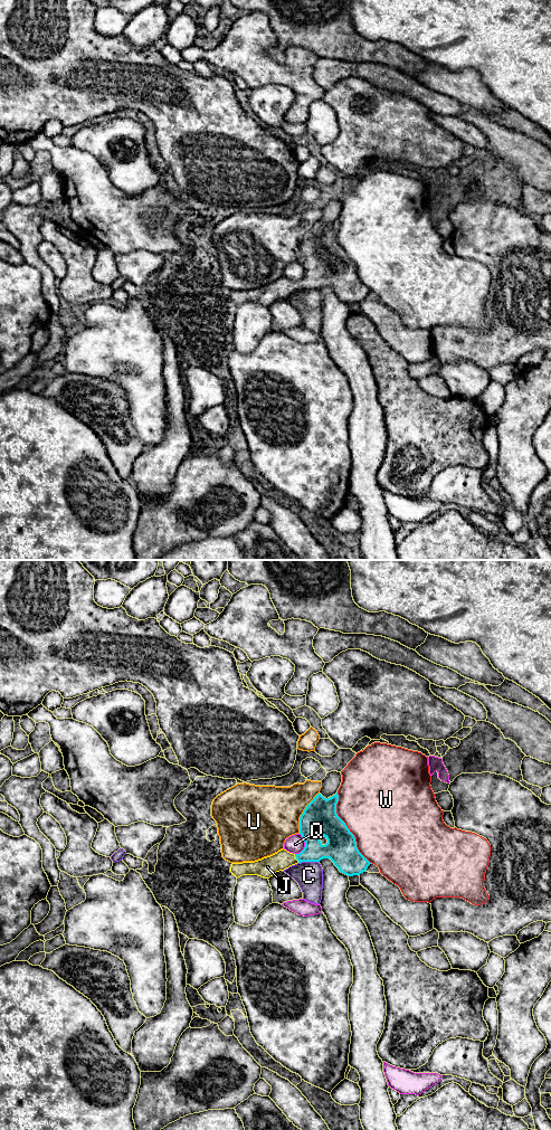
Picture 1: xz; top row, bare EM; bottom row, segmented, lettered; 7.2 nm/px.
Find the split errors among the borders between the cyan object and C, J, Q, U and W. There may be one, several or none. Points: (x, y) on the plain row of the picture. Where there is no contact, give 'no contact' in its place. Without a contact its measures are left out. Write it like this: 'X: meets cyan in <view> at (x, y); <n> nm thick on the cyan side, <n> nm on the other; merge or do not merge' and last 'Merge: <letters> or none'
C: meets cyan in xz at (307, 288); 220 nm thick on the cyan side, 200 nm on the other; do not merge
J: meets cyan in xz at (296, 286); 180 nm thick on the cyan side, 140 nm on the other; merge
Q: meets cyan in xz at (305, 273); 260 nm thick on the cyan side, 140 nm on the other; do not merge
U: meets cyan in xz at (303, 240); 260 nm thick on the cyan side, 420 nm on the other; do not merge
W: meets cyan in xz at (348, 256); 260 nm thick on the cyan side, 500 nm on the other; do not merge
Merge: J

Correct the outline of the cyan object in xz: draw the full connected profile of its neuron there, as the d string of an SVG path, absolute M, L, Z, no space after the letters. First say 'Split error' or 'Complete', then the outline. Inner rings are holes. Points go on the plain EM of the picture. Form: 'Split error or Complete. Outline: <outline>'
Split error. Outline: M338 220L327 227L317 221L306 234L300 245L300 262L305 269L305 275L300 282L293 282L283 276L270 284L255 289L232 291L230 295L232 303L237 306L243 303L258 303L269 306L276 300L284 298L297 291L320 289L323 286L330 286L339 298L348 304L360 303L365 300L371 291L359 279L354 263L338 244L338 229Z

